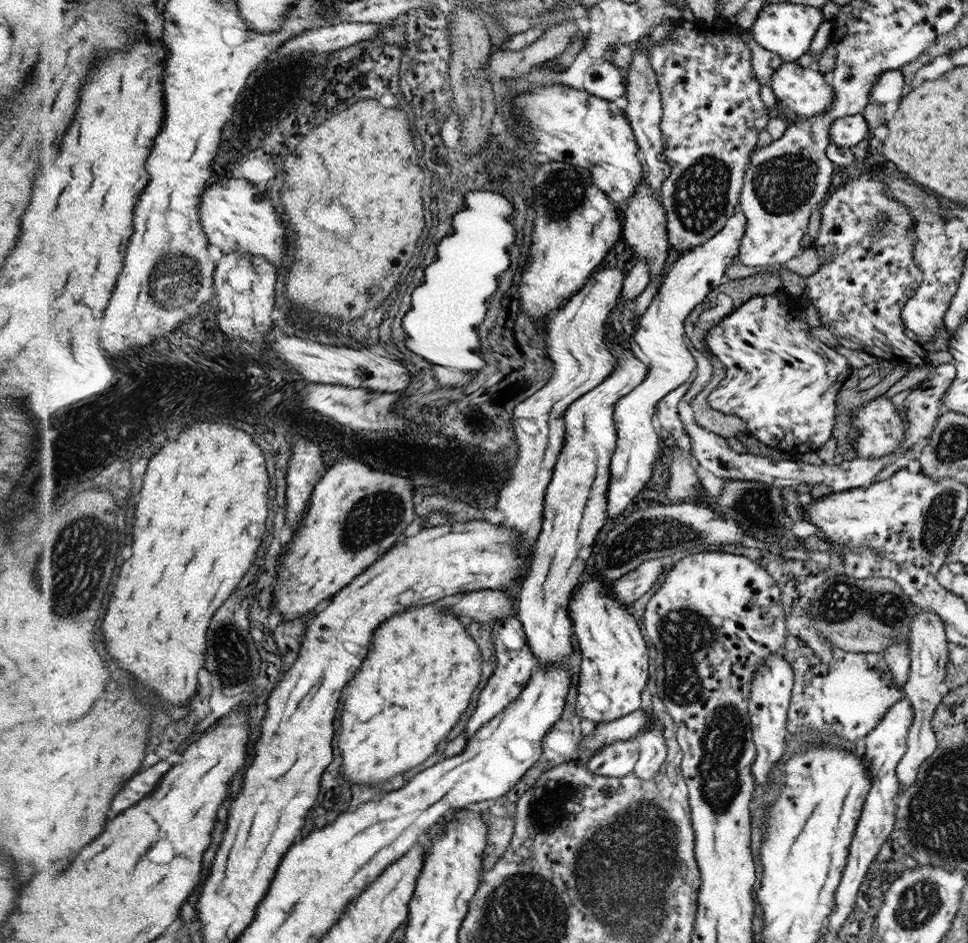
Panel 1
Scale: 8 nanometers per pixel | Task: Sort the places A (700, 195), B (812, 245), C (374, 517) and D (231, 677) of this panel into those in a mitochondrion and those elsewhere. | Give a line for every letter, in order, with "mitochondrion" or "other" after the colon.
A: mitochondrion
B: other
C: mitochondrion
D: mitochondrion

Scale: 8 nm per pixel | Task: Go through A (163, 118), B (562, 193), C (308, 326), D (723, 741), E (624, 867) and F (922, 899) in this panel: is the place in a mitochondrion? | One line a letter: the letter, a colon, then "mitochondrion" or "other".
A: other
B: mitochondrion
C: other
D: mitochondrion
E: mitochondrion
F: mitochondrion

